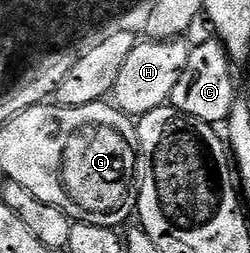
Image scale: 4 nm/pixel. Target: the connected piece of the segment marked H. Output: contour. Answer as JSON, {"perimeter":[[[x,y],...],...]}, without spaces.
{"perimeter":[[[147,38],[136,43],[129,58],[125,58],[125,66],[121,66],[121,74],[117,74],[113,93],[115,107],[132,118],[144,116],[164,107],[170,101],[173,90],[191,57],[192,45],[186,44],[185,41],[186,39],[183,38],[174,40]]]}

